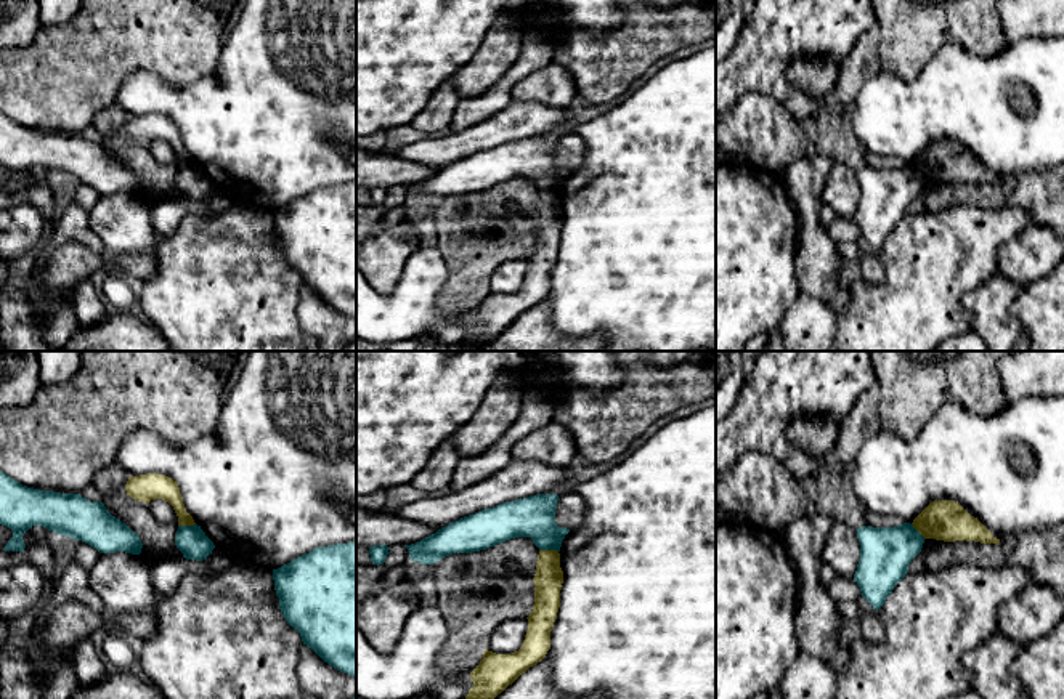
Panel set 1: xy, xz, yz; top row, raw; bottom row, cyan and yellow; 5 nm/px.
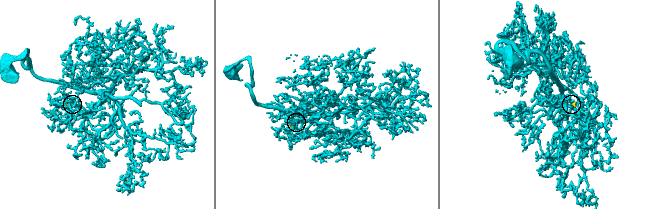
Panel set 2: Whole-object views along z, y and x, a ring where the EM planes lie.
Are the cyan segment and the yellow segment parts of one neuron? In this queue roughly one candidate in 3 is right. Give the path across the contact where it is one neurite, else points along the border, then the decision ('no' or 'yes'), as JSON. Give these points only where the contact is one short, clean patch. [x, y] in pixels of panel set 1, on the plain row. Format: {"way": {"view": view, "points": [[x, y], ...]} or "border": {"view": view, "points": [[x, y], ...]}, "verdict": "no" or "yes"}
{"border": {"view": "xz", "points": [[540, 189], [554, 189], [557, 193]]}, "verdict": "no"}

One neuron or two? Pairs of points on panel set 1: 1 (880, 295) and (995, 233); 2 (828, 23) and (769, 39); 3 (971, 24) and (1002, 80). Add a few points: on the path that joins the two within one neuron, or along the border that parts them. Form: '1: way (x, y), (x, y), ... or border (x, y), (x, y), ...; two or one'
1: way (909, 292), (966, 239); one
2: way (814, 23), (787, 23), (783, 26); one
3: border (954, 44), (981, 56), (990, 56), (999, 52); two

